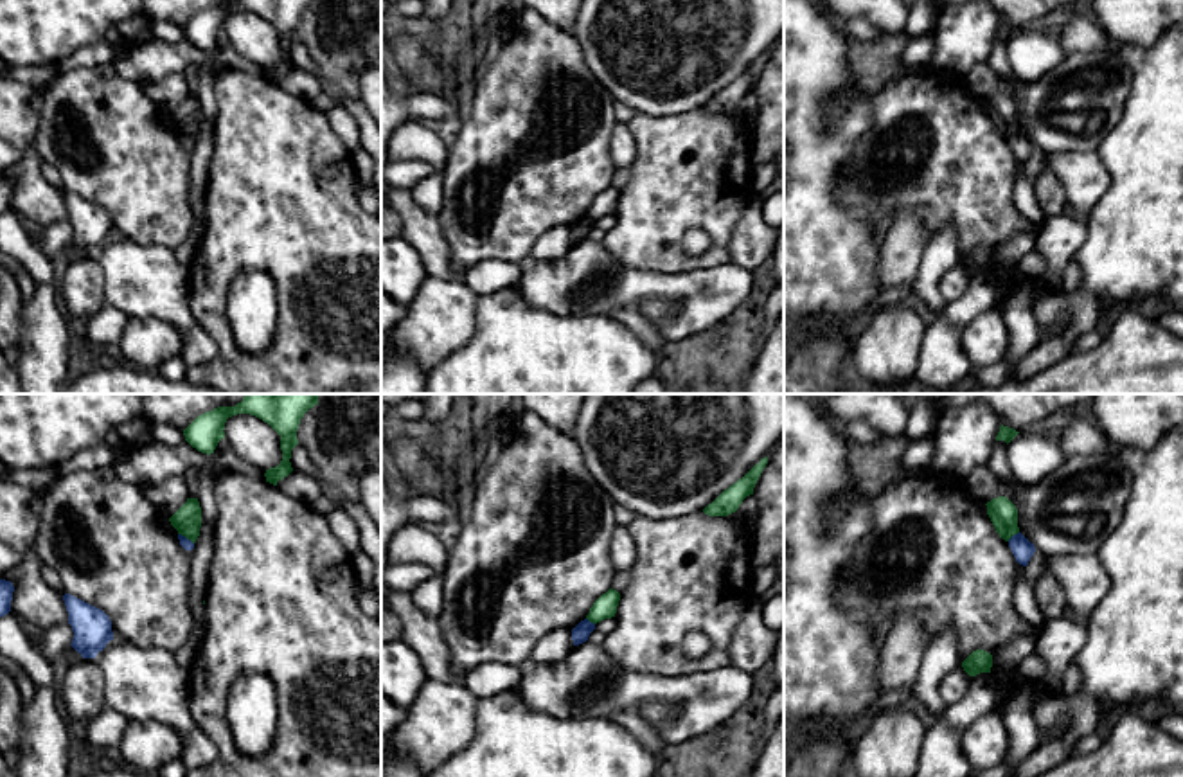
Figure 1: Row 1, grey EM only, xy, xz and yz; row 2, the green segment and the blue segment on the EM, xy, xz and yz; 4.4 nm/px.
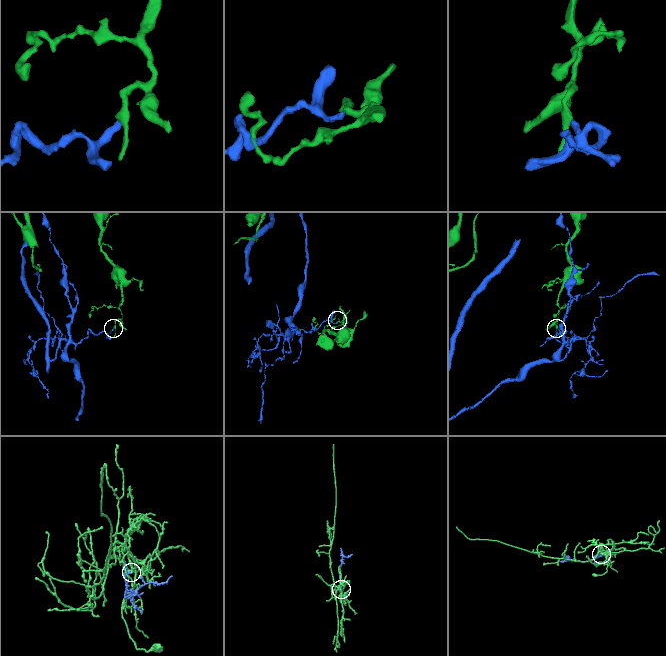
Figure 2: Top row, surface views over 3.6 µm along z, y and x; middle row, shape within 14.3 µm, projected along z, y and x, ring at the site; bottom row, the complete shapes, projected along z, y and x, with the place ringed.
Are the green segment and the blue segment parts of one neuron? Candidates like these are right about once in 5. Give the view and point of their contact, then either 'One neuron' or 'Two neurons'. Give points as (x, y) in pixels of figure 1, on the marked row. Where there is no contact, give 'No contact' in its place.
Touches green at yz (1013, 535). Two neurons

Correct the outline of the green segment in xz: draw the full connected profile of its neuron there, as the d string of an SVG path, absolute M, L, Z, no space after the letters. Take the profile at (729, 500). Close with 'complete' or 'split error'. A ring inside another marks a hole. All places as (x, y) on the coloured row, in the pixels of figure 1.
M768 457L760 459L743 478L725 489L703 513L708 516L728 516L739 509L743 500L753 495L753 487L768 464Z | complete

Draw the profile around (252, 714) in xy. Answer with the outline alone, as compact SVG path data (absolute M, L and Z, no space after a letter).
M237 676L228 692L227 719L241 754L264 755L275 741L279 723L277 692L270 676Z

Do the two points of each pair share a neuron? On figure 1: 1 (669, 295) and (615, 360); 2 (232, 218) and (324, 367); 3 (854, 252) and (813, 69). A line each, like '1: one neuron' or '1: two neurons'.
1: two neurons
2: one neuron
3: one neuron

